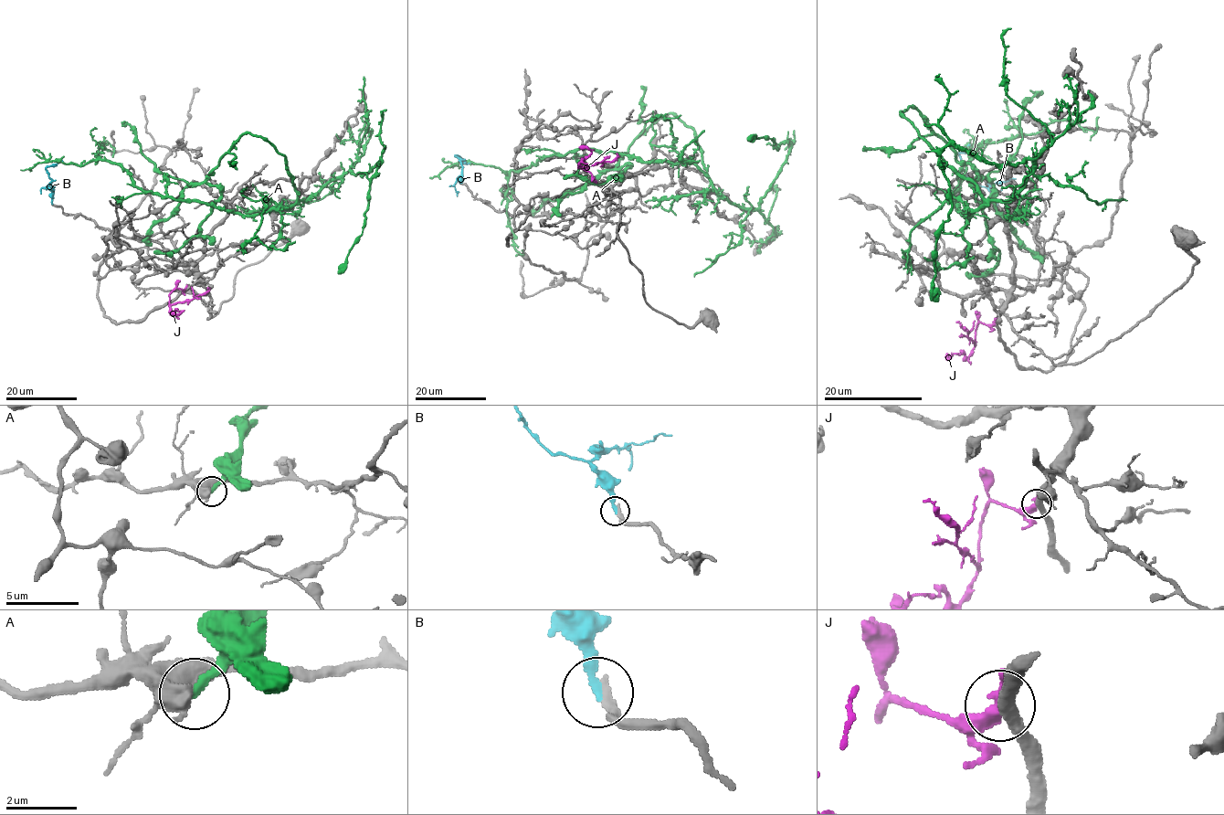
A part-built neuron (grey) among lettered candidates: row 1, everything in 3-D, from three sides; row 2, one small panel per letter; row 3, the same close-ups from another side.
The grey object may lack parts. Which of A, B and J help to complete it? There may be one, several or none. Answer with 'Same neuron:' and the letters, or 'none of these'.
Same neuron: B

